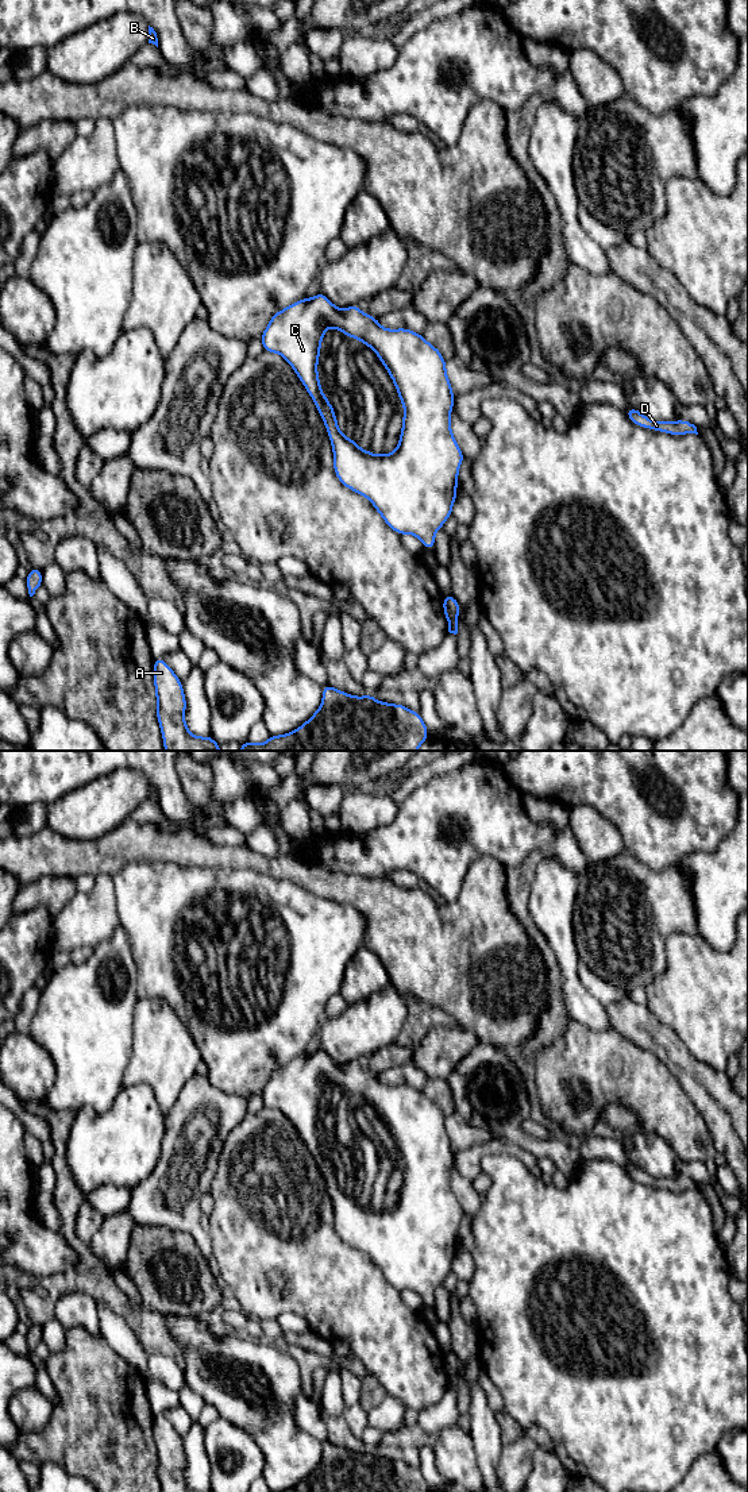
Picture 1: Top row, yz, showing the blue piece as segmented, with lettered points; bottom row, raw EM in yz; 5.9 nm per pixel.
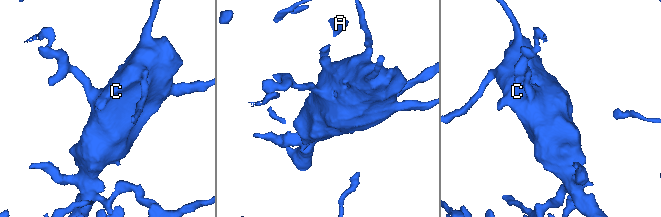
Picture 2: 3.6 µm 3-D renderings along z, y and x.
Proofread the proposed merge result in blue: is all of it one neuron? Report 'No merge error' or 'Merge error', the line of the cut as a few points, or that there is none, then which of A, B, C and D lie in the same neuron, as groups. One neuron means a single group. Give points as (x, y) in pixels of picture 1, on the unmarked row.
Merge error. Split along yz (455, 1373), (448, 1376). Groups: A / B C D

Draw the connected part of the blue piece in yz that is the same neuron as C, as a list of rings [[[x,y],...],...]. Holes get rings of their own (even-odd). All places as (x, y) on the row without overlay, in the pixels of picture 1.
[[[321,1048],[311,1056],[302,1055],[275,1068],[261,1098],[265,1107],[277,1109],[290,1119],[315,1157],[332,1199],[333,1226],[339,1237],[369,1254],[385,1279],[398,1291],[415,1291],[424,1304],[435,1304],[435,1289],[452,1269],[458,1250],[458,1229],[464,1215],[450,1181],[455,1150],[440,1107],[421,1090],[406,1084],[382,1084],[375,1073],[362,1069],[358,1061],[340,1067]],[[327,1083],[338,1084],[371,1103],[389,1127],[405,1164],[400,1198],[393,1210],[374,1211],[360,1206],[352,1195],[340,1188],[333,1164],[323,1150],[317,1131],[320,1100]]]

